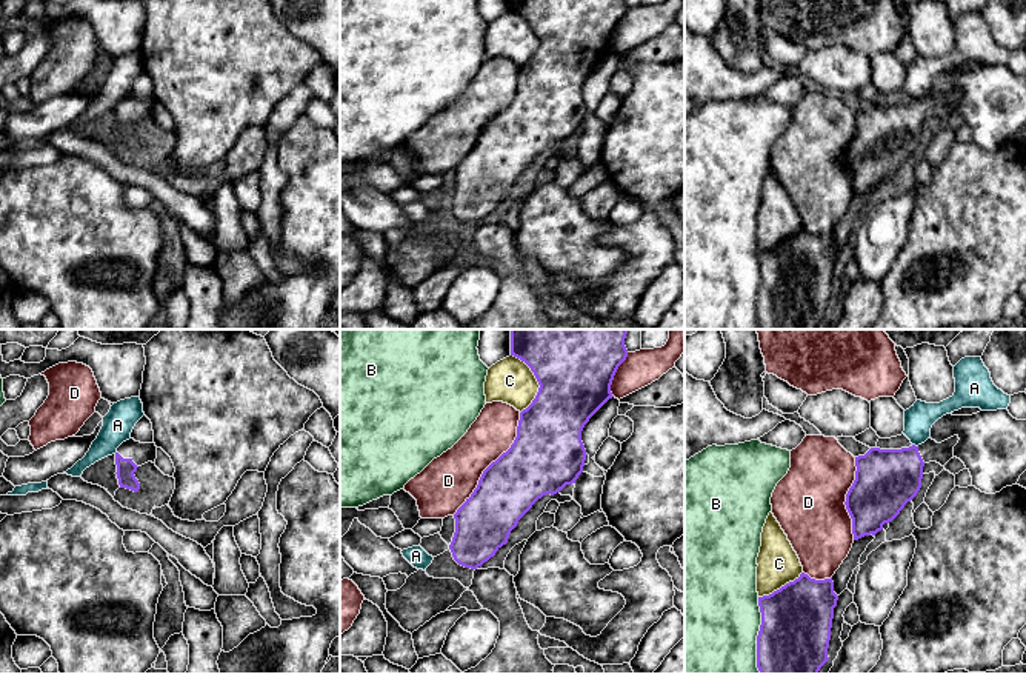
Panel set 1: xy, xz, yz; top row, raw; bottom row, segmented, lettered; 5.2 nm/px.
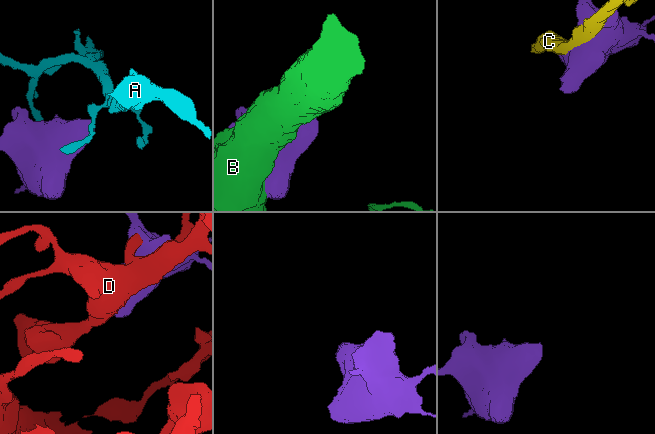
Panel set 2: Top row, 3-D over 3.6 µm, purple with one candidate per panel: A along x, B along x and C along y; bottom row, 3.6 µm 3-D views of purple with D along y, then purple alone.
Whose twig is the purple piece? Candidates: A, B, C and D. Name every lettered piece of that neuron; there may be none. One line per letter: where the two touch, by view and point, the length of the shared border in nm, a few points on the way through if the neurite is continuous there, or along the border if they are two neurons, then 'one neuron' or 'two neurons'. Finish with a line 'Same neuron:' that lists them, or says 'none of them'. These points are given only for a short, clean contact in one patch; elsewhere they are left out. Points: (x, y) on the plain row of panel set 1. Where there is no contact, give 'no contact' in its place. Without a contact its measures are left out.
A: meets purple in yz at (914, 100); contact 40 nm long; border along yz (912, 99), (917, 102); two neurons
B: meets purple in yz at (757, 291); contact 400 nm long; two neurons
C: meets purple in xz at (537, 36); contact 320 nm long; two neurons
D: meets purple in xz at (491, 119); contact 650 nm long; two neurons
Same neuron: none of them

